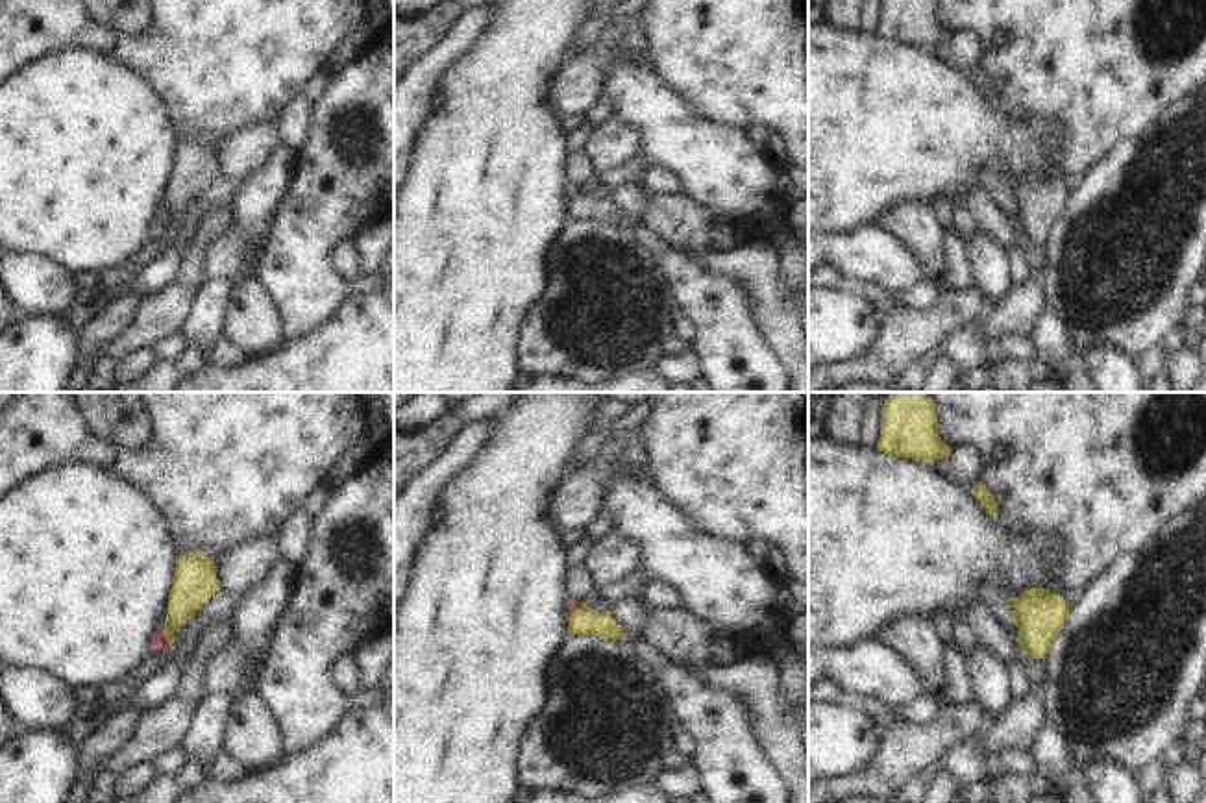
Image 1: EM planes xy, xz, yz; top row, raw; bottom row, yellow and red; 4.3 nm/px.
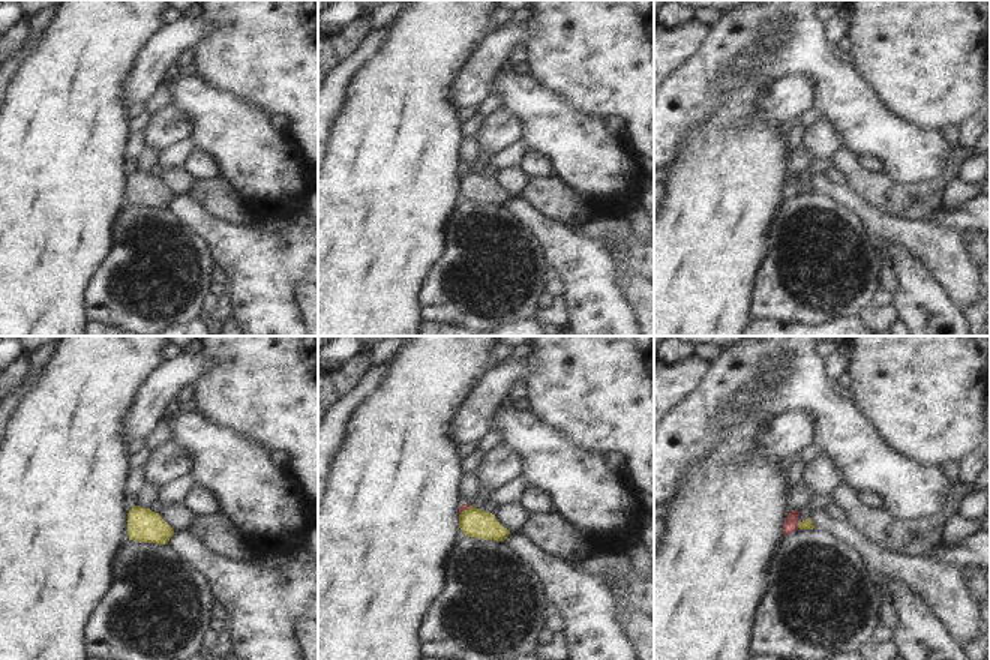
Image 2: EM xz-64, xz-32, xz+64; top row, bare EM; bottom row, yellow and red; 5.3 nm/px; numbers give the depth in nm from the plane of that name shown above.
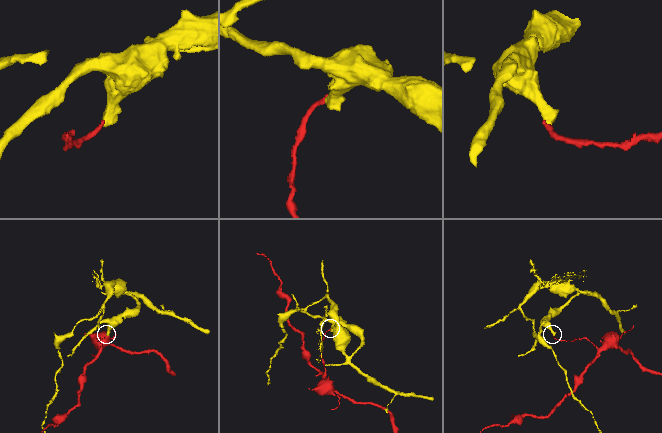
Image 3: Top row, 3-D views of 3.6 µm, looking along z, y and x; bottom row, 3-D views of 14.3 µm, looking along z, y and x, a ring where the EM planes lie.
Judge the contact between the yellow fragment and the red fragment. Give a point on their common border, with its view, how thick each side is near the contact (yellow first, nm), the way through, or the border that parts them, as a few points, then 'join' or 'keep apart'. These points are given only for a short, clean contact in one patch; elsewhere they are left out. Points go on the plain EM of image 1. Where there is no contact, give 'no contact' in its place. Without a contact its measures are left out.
meets yellow in xy at (167, 224); 180 nm thick on the yellow side, 60 nm on the other; border along xy (161, 219), (167, 230); keep apart

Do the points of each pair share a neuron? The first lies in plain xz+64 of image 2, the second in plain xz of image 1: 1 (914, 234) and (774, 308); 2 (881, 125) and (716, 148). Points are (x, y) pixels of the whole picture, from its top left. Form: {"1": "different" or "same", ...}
{"1": "same", "2": "same"}

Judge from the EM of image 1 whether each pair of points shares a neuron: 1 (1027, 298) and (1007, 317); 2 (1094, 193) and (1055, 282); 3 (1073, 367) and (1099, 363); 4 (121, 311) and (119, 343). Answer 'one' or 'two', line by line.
1: one
2: one
3: two
4: two

